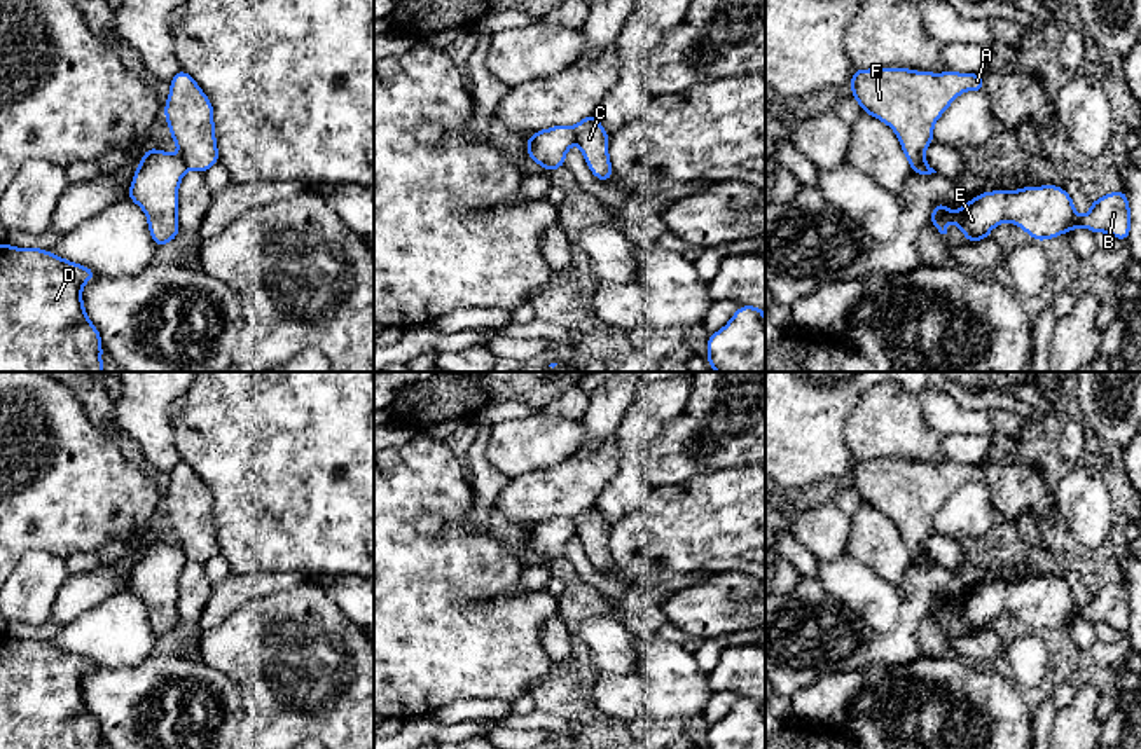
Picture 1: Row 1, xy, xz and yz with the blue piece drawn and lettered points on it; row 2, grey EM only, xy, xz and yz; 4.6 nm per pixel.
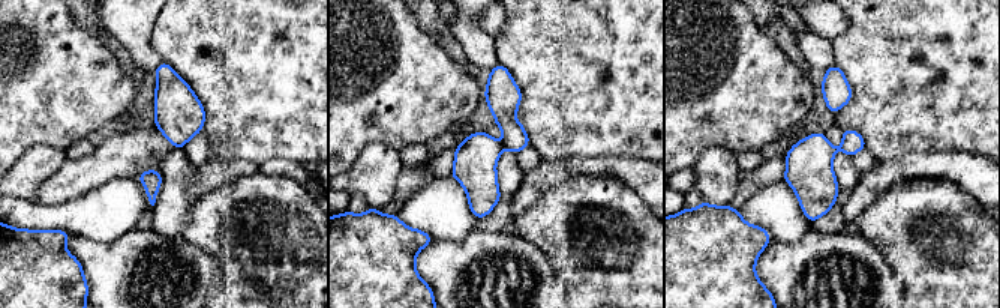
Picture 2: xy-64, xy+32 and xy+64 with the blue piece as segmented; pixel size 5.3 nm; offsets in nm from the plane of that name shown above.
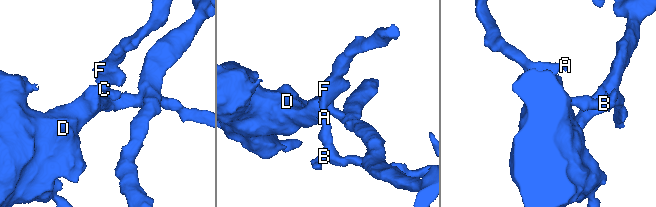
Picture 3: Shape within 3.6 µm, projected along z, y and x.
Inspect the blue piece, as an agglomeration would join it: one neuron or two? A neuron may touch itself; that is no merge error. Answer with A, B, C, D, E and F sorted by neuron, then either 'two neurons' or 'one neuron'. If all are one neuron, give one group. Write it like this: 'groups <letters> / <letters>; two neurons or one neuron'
groups A C F / B D E; two neurons

